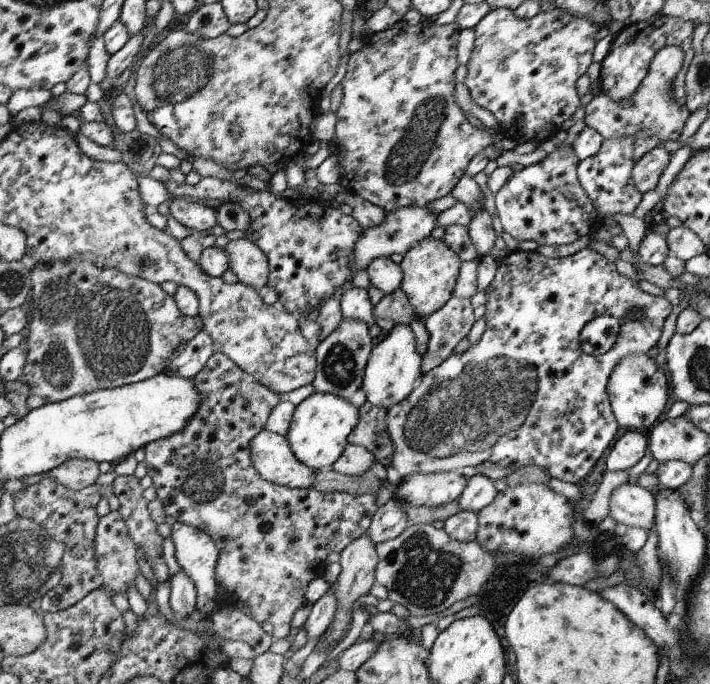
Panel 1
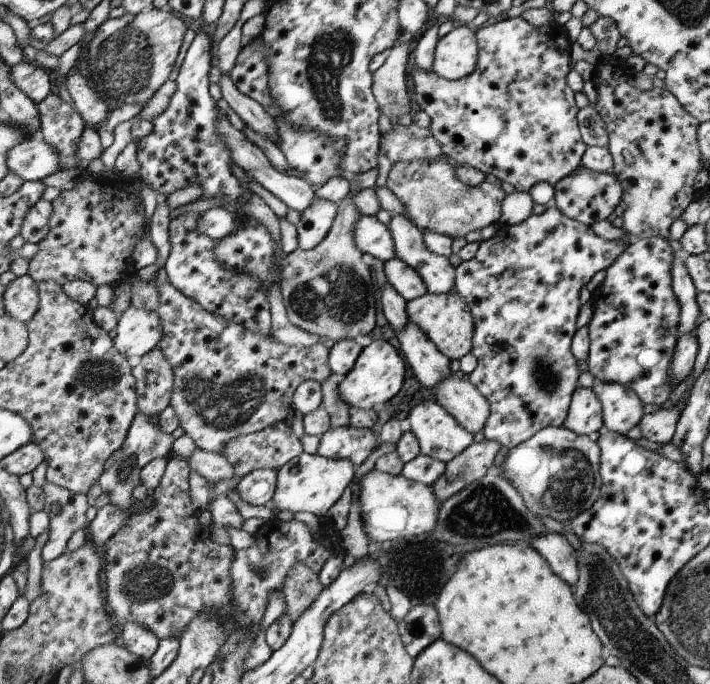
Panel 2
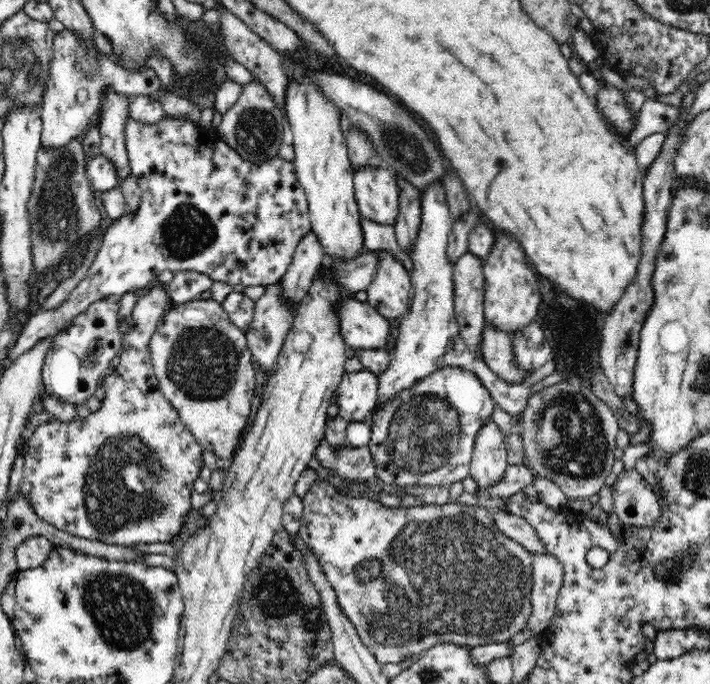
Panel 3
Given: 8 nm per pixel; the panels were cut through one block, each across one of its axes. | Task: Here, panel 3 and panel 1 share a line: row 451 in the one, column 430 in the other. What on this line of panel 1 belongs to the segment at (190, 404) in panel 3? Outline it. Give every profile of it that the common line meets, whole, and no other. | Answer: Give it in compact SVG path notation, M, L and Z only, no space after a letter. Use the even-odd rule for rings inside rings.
M428 205L424 208L408 206L408 208L387 212L382 224L363 230L362 236L354 244L354 270L352 272L366 269L376 258L388 258L392 254L406 254L410 247L432 234L432 230L437 227L437 218L438 214L434 214Z

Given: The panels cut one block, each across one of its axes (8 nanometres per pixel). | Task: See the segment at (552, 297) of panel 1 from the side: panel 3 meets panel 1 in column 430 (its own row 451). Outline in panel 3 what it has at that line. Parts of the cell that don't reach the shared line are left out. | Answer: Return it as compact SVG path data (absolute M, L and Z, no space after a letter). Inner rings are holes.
M448 366L442 368L441 370L436 370L434 373L430 374L427 378L420 380L414 384L408 390L396 394L390 402L386 402L384 405L376 405L374 410L374 416L372 420L368 422L371 432L371 440L367 444L370 449L371 455L373 456L373 461L376 467L376 479L378 481L384 482L385 484L404 487L404 486L442 486L449 487L454 482L460 482L464 478L470 476L469 466L471 463L471 458L473 455L473 450L475 447L476 436L478 432L484 428L486 422L492 420L492 414L494 408L498 406L494 405L492 401L492 396L490 392L482 385L482 382L476 377L476 374L466 371L461 367Z

